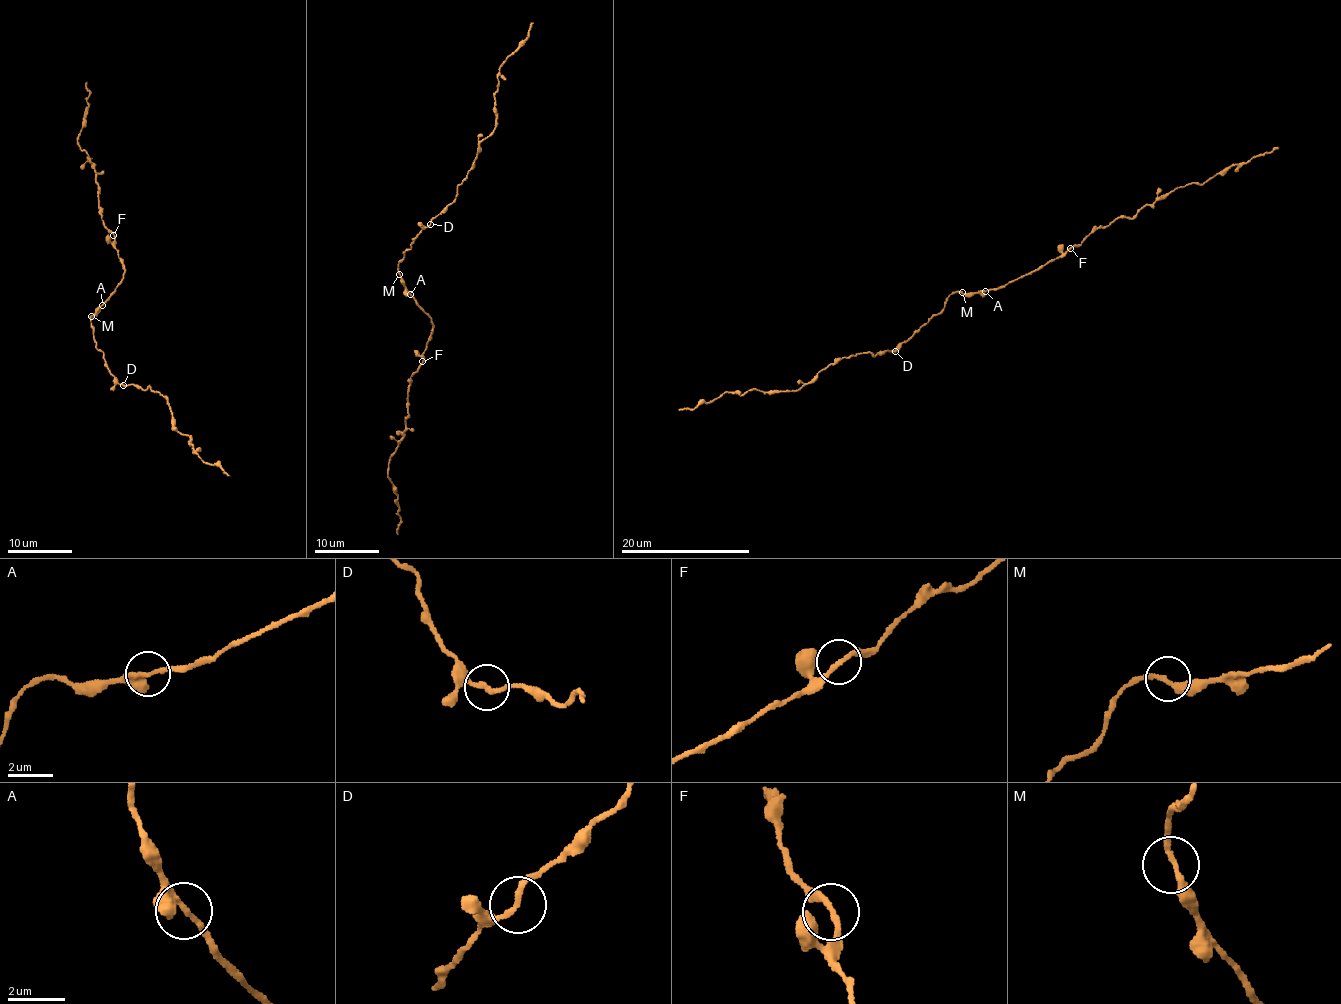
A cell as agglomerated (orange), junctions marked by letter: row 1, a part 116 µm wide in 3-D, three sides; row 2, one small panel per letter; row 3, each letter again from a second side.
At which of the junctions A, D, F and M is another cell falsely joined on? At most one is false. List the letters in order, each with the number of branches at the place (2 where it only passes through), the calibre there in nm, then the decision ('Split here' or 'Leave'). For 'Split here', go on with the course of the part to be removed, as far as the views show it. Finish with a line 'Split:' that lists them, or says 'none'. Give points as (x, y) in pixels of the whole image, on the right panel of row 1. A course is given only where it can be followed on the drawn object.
A: Branches: 2. Thickness 200 nm. Leave
D: Branches: 2. Thickness 200 nm. Leave
F: Branches: 2. Thickness 200 nm. Leave
M: Branches: 2. Thickness 240 nm. Leave
Split: none

